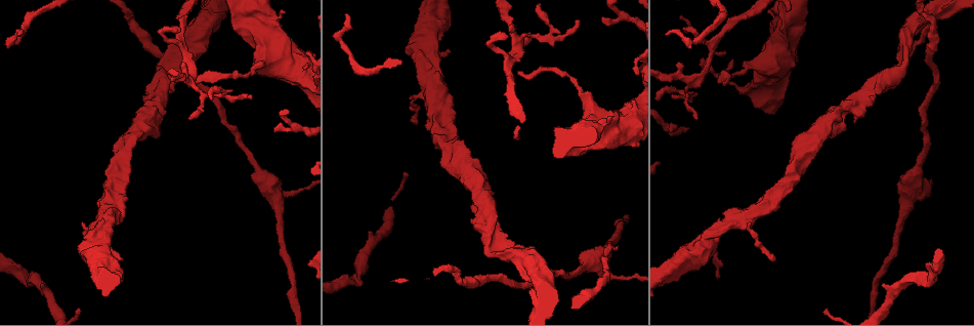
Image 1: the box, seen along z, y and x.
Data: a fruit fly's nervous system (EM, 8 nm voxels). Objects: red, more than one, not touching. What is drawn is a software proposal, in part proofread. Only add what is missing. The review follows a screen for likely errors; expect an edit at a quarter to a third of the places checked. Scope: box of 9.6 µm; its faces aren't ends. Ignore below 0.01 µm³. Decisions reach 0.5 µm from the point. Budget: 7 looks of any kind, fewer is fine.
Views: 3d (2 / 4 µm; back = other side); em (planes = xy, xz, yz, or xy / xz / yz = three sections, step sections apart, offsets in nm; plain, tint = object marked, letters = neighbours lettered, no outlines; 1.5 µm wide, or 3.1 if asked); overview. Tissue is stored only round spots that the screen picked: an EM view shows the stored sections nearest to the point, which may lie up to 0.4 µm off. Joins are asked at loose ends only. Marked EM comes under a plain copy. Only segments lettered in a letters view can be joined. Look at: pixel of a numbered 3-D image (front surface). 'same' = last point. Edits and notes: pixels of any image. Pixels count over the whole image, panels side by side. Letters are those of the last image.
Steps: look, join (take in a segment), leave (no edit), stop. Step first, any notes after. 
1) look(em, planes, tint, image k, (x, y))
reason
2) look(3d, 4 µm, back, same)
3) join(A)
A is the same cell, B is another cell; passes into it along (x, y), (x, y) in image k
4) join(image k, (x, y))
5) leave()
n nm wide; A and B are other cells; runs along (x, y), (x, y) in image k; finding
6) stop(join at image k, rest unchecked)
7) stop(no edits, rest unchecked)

look(3d, 2 µm, image 1, (697, 118))
tapers out

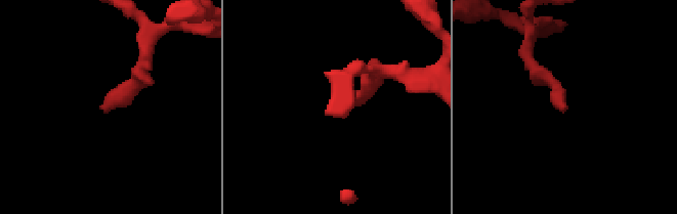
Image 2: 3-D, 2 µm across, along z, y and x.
look(em, xz, step 4, letters, image 2, (561, 111))

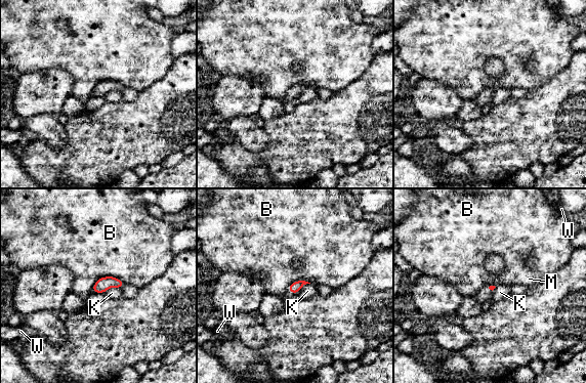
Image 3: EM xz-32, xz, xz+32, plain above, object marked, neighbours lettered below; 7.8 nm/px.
look(em, yz, step 8, letters, same)
another direction

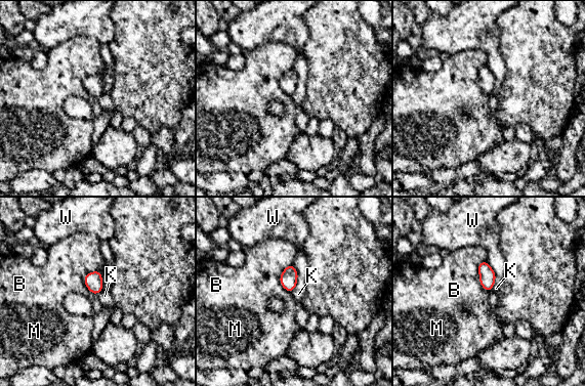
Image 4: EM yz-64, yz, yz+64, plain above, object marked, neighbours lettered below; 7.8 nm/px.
leave()
B touches over 200 nm; B, K, M and W are other cells; border along (100, 270), (84, 276), (95, 295) in image 4; none of them fits

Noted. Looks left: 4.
look(em, xz, step 8, tint, image 1, (576, 21))
an open end

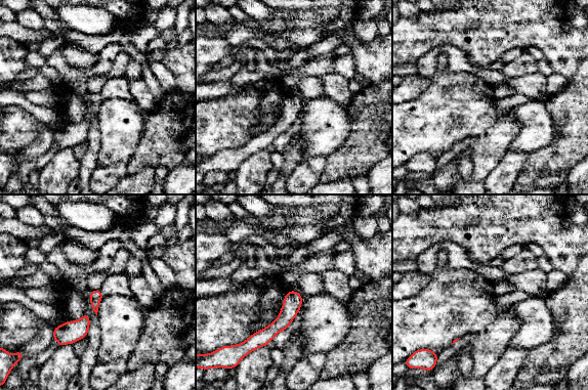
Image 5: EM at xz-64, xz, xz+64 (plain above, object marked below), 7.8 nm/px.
look(em, planes, tint, same)

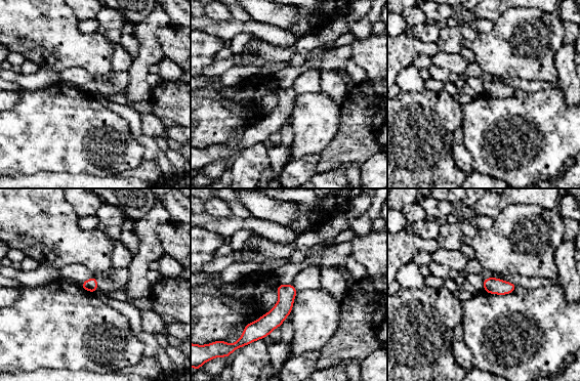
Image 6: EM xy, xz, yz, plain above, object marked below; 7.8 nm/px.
look(em, planes, letters, same)

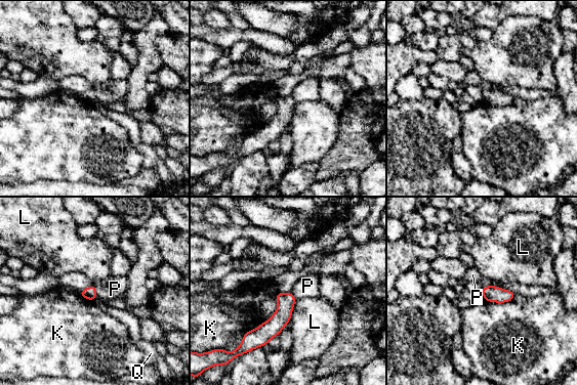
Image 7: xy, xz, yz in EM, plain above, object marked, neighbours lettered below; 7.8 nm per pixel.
leave()
K, L, P and Q are other cells; runs along (289, 295), (284, 312), (247, 347) in image 7; no lettered segment goes on from it

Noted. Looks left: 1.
stop(no edits, rest unchecked)

